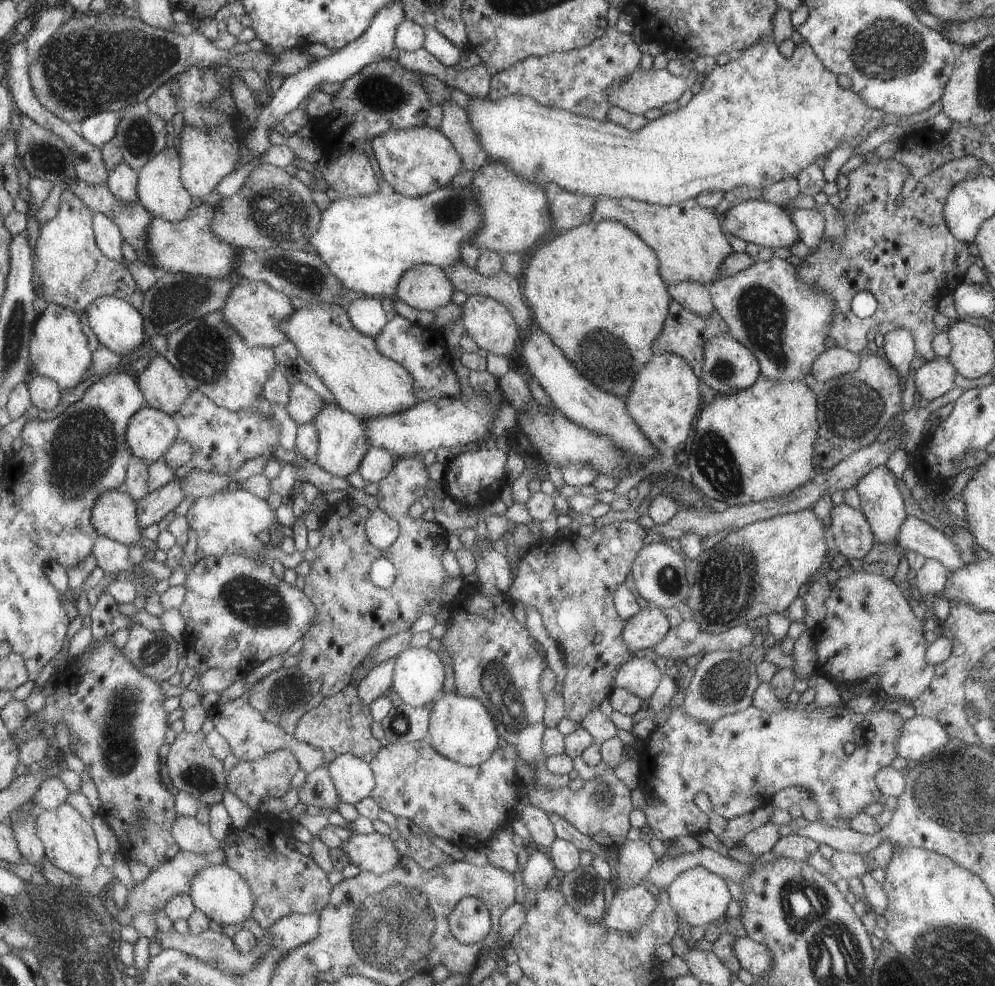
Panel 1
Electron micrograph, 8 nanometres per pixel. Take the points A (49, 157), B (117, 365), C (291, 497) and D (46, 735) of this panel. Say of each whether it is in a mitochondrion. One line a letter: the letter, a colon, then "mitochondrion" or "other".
A: mitochondrion
B: other
C: other
D: other

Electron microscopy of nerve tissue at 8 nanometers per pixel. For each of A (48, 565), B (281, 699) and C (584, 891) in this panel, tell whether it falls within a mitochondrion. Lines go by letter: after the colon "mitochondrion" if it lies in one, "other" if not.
A: other
B: mitochondrion
C: mitochondrion

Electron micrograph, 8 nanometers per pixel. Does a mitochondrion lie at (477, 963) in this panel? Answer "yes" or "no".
no

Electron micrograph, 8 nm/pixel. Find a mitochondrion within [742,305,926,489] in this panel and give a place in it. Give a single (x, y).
(854, 407)

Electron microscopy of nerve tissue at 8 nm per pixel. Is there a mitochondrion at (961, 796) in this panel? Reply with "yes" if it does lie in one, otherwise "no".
yes

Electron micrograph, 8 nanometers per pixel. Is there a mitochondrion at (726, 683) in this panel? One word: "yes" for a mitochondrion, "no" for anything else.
yes

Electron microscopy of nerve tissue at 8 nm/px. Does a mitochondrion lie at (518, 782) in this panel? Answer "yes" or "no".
no

